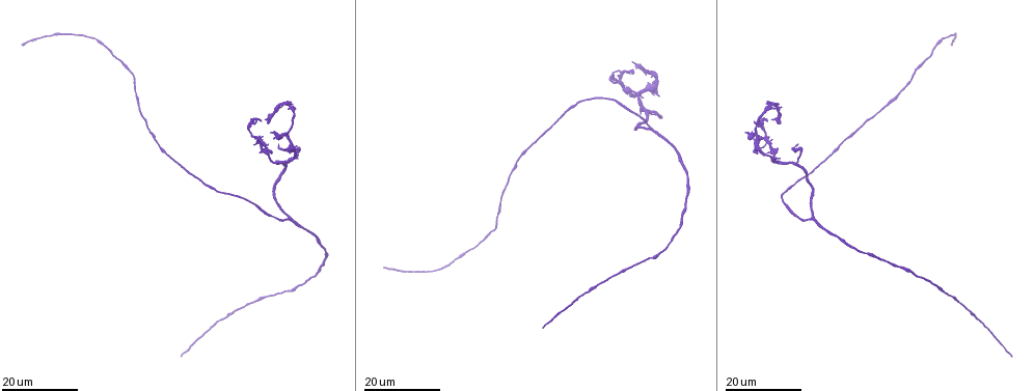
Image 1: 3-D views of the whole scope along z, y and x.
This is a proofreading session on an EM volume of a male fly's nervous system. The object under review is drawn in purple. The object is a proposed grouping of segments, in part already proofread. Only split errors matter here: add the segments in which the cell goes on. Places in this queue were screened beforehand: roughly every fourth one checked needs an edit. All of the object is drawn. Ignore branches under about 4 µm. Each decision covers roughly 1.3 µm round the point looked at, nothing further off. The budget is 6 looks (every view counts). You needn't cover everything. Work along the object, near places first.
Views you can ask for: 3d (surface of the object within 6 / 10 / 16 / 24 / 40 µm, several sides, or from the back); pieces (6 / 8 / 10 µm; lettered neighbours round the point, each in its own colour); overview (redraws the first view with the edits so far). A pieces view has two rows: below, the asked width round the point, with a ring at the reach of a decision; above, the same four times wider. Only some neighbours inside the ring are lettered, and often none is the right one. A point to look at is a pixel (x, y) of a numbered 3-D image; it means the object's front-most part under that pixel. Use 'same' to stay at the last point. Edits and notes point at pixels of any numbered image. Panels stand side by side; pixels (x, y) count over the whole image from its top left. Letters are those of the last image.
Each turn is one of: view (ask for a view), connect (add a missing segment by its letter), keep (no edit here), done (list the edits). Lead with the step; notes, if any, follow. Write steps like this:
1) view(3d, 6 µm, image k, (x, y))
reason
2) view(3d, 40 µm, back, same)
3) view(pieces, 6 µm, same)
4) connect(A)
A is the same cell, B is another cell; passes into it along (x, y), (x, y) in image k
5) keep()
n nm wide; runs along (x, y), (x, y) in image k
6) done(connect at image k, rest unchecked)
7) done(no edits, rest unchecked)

view(3d, 24 µm, image 1, (632, 75))
stops while still wide

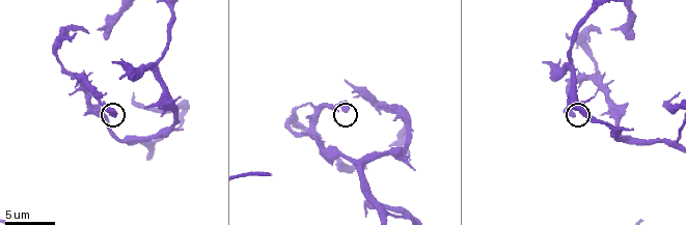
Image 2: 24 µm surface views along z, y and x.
view(pieces, 10 µm, image 2, (114, 115))
what lies round it

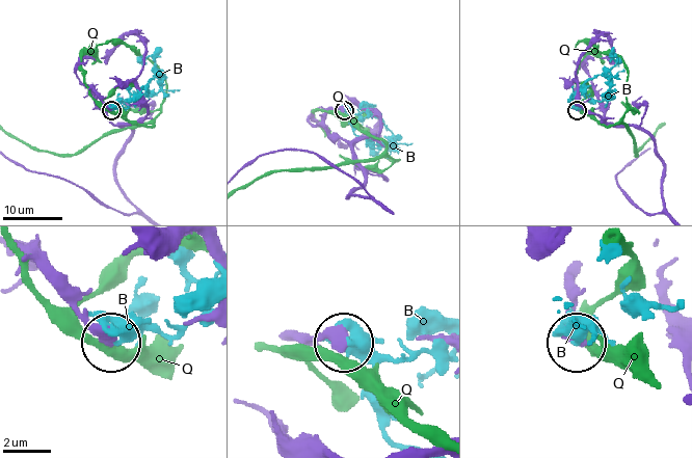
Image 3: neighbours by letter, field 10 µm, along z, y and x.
keep()
B and Q are other cells; runs along (291, 341), (341, 341) in image 3; no lettered segment goes on from it

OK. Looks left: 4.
view(3d, 16 µm, image 1, (180, 356))
long arm stops here

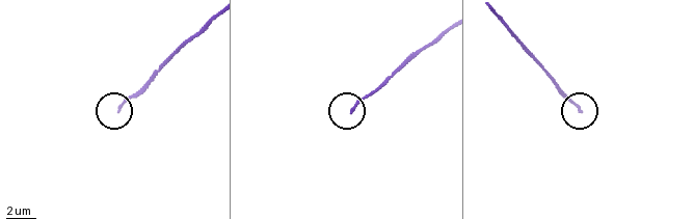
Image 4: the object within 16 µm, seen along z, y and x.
view(pieces, 8 µm, image 4, (117, 112))

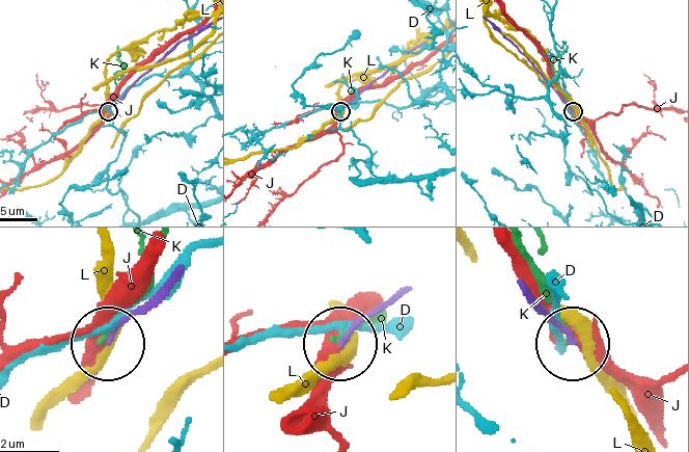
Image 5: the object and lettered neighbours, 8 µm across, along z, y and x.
keep()
130 nm wide; D, J, K and L are other cells; runs along (170, 278), (110, 343) in image 5; no lettered segment goes on from it

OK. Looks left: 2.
view(3d, 24 µm, image 1, (23, 47))

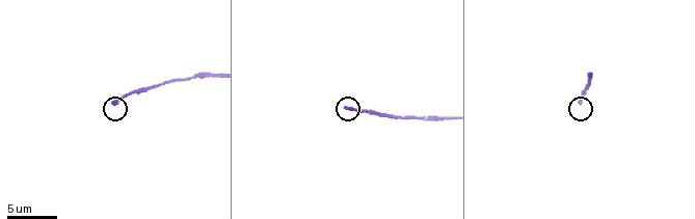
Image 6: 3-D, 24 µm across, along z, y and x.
view(pieces, 6 µm, image 6, (110, 104))

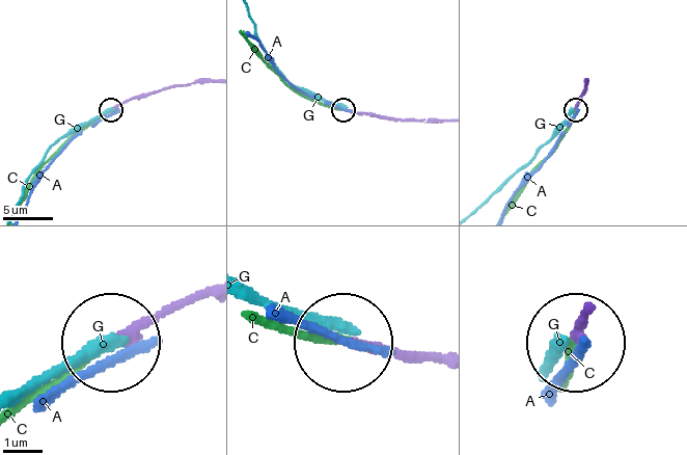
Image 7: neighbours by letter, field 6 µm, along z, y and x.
connect(C)
C is the same cell, A and G are other cells; passes into it along (442, 359), (402, 359), (253, 323) in image 7; the cell continues

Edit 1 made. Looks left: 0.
done(connect at image 7, rest unchecked)

